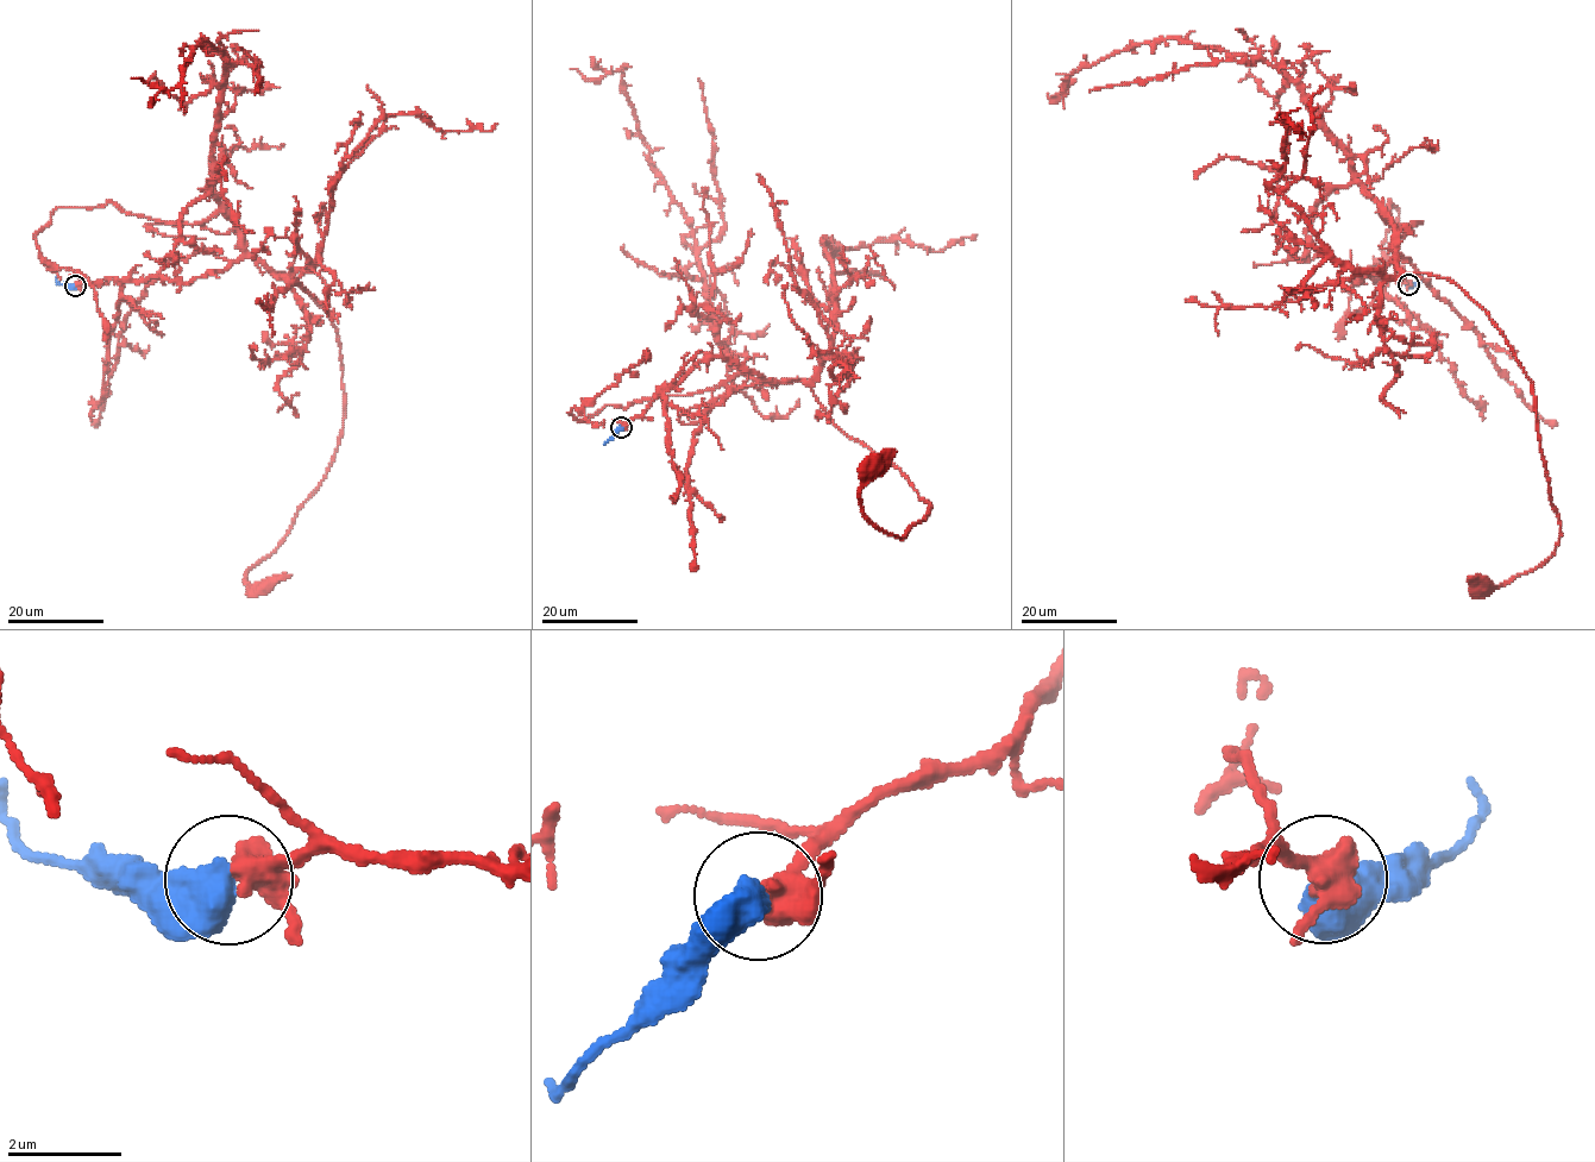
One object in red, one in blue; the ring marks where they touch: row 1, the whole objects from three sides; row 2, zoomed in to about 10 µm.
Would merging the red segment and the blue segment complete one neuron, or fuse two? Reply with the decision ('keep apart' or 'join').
join

